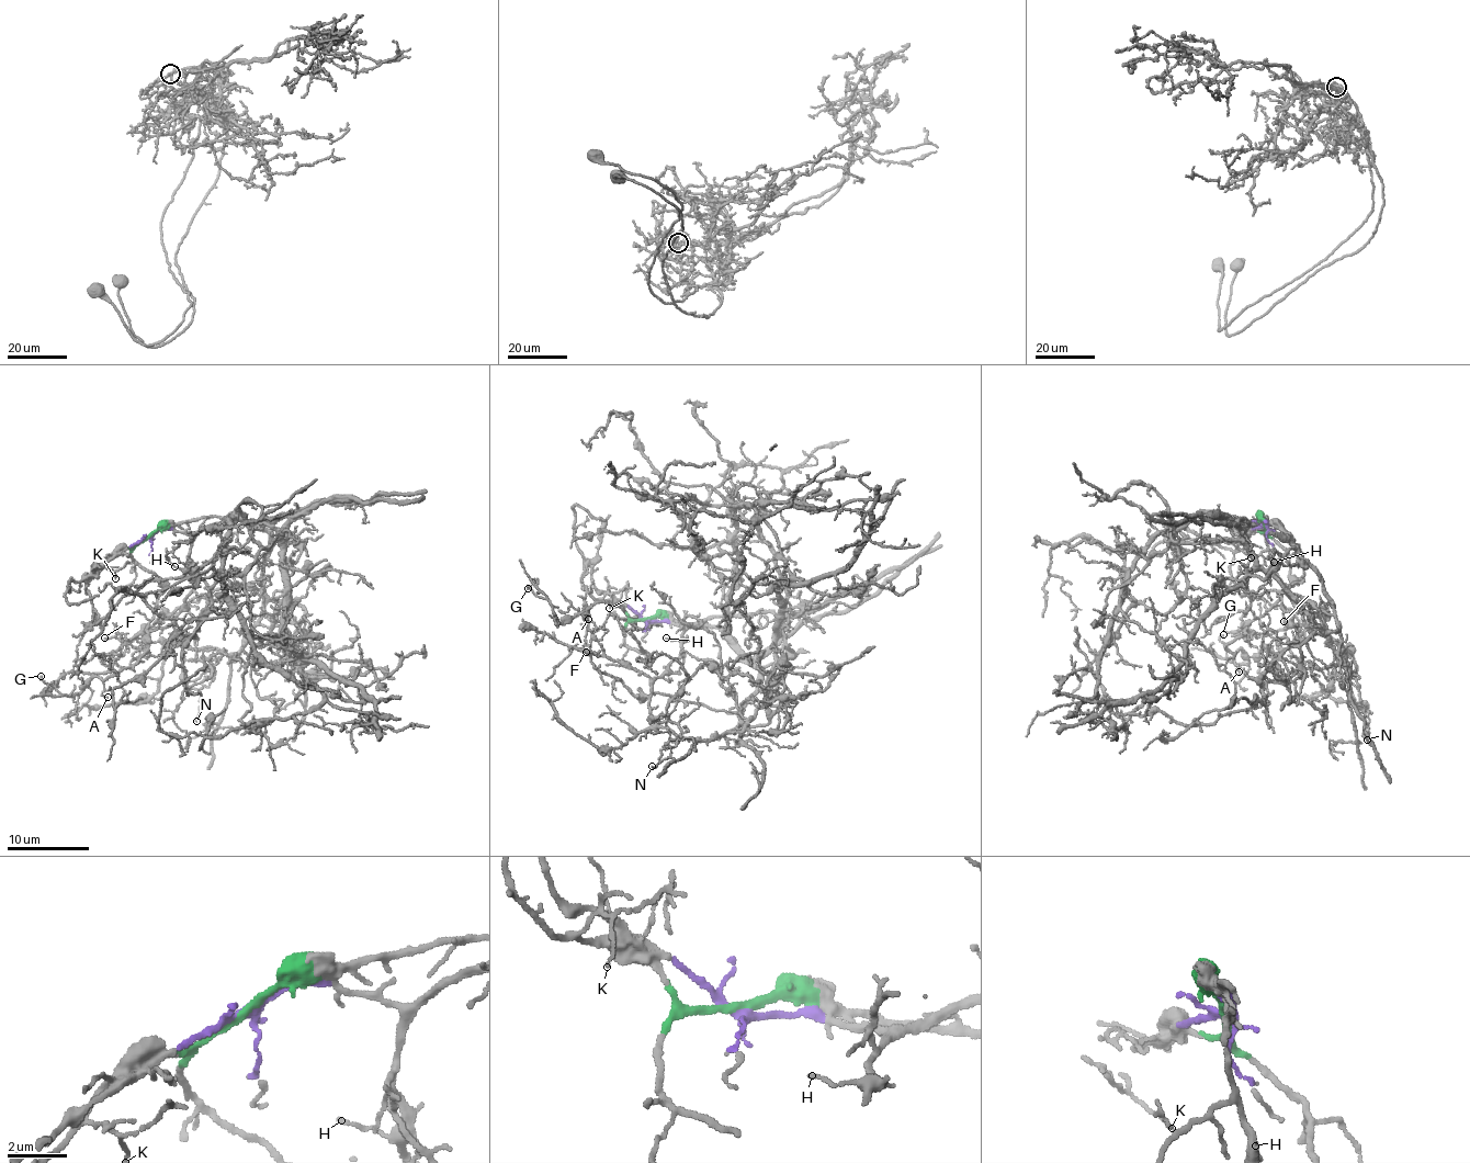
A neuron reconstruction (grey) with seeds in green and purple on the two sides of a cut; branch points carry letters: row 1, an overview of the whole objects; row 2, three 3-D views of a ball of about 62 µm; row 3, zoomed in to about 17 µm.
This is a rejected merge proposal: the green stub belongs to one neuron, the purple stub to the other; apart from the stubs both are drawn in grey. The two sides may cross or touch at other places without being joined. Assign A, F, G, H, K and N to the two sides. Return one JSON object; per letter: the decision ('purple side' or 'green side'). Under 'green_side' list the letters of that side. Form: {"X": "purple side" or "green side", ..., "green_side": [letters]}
{"A": "green side", "F": "purple side", "G": "green side", "H": "purple side", "K": "green side", "N": "purple side", "green_side": ["A", "G", "K"]}

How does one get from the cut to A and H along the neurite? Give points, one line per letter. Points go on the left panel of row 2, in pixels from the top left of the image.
A: (148, 538), (134, 549), (133, 557), (164, 591), (146, 629), (147, 648), (103, 682), (101, 693), (108, 697)
H: (148, 535), (161, 529), (177, 530), (192, 538), (190, 566), (187, 571), (174, 566)

